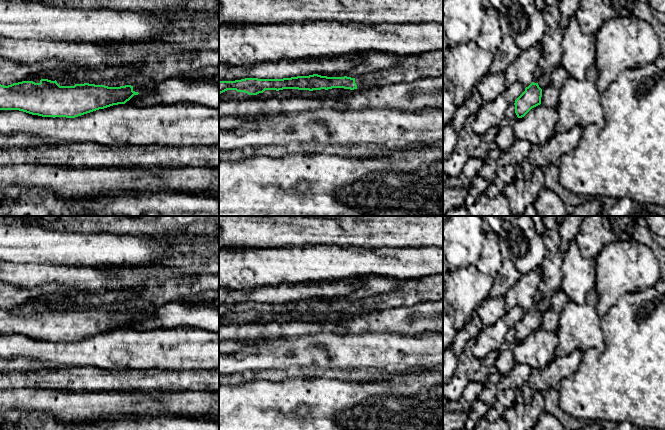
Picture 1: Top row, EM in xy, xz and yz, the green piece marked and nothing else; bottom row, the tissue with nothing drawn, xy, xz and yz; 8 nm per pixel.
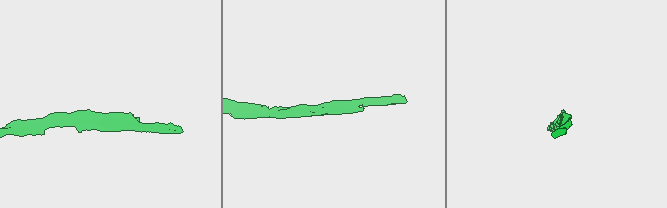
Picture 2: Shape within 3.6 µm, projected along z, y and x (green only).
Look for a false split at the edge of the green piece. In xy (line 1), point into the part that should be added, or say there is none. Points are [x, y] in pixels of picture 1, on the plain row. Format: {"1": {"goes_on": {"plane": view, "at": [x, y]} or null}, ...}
{"1": {"goes_on": {"plane": "xy", "at": [141, 313]}}}

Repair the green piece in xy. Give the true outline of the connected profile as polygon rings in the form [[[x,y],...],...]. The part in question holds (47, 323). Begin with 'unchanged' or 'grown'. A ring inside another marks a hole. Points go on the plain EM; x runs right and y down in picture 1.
grown; [[[41,303],[39,307],[22,305],[8,310],[0,308],[0,334],[19,334],[42,341],[75,342],[113,329],[125,328],[134,319],[150,315],[147,308],[108,311],[84,307],[74,310],[60,310],[56,304]]]

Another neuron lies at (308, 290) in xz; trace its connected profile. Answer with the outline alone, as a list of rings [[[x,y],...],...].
[[[318,281],[302,283],[282,283],[254,289],[235,290],[219,287],[219,305],[235,305],[245,302],[283,303],[309,300],[315,297],[340,297],[351,294],[361,283],[348,284],[345,281]]]

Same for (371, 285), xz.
[[[369,274],[363,277],[350,278],[345,280],[345,282],[348,284],[356,284],[360,282],[361,286],[358,289],[354,290],[349,295],[333,298],[326,297],[315,297],[315,298],[327,301],[347,300],[351,302],[356,302],[361,299],[392,292],[396,290],[404,282],[404,280],[391,278],[387,276]]]

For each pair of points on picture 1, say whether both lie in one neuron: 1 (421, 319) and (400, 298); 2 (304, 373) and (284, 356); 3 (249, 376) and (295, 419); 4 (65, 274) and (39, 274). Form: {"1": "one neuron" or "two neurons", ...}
{"1": "two neurons", "2": "two neurons", "3": "two neurons", "4": "one neuron"}

